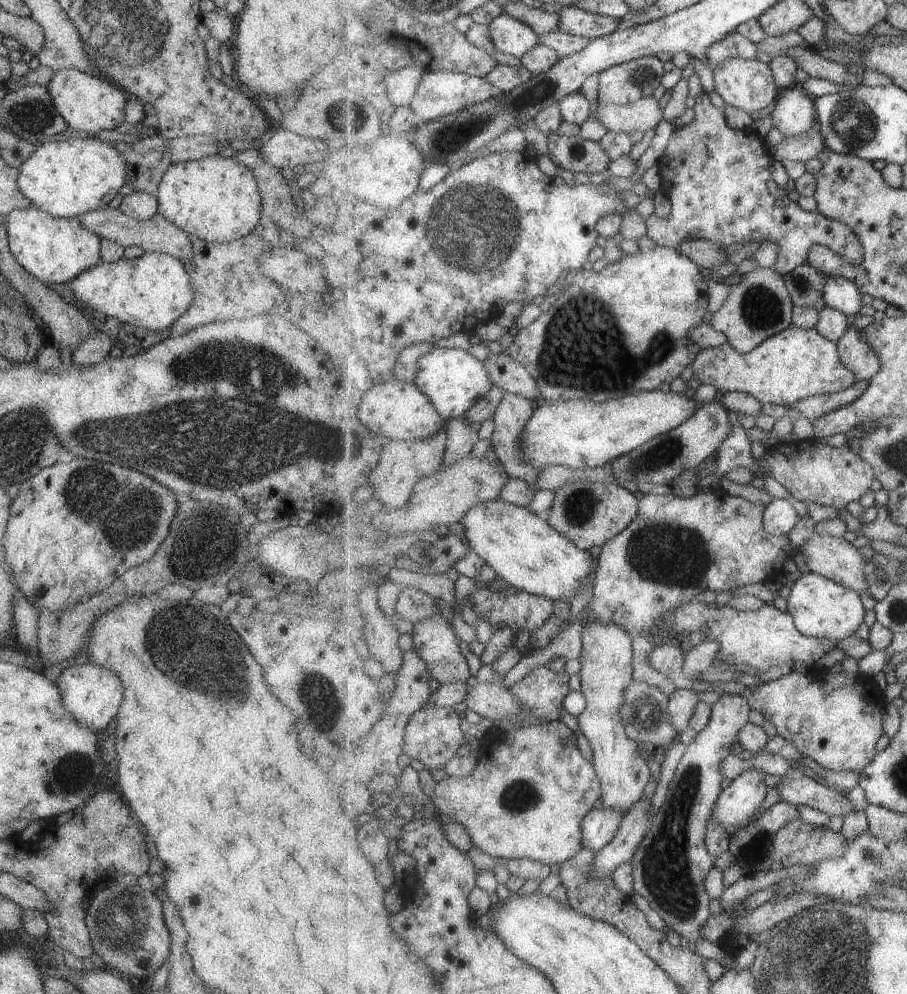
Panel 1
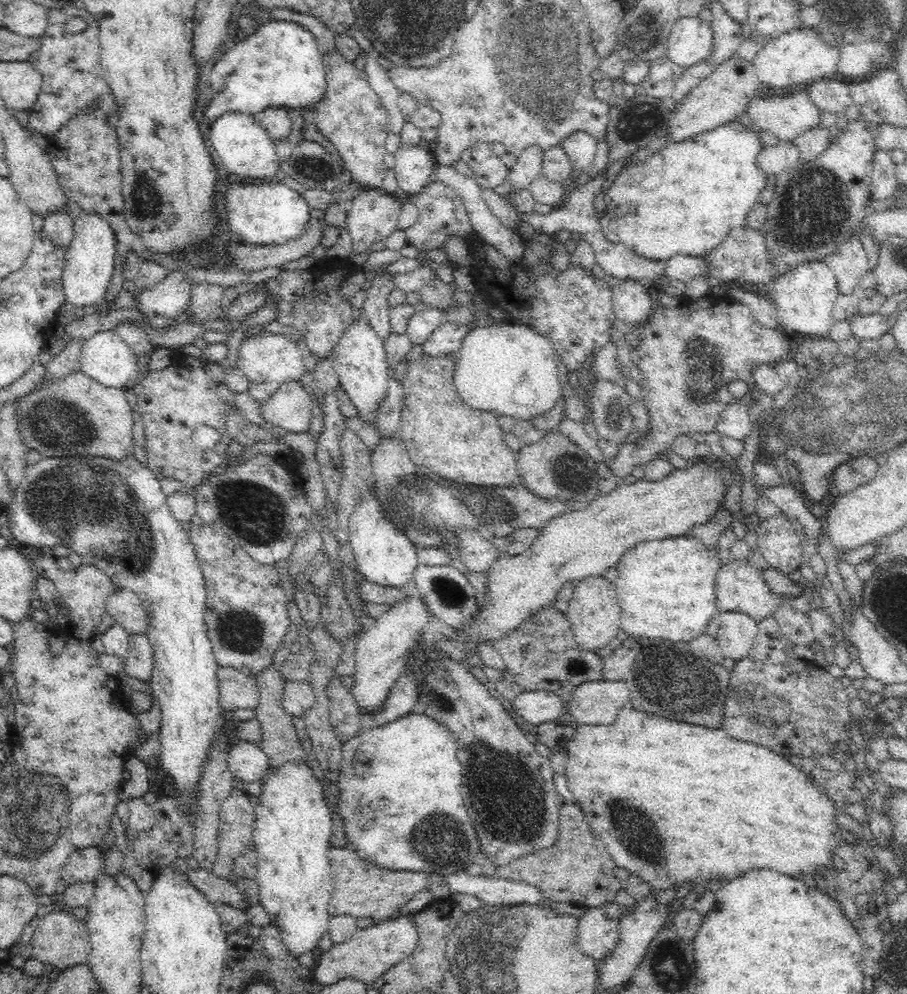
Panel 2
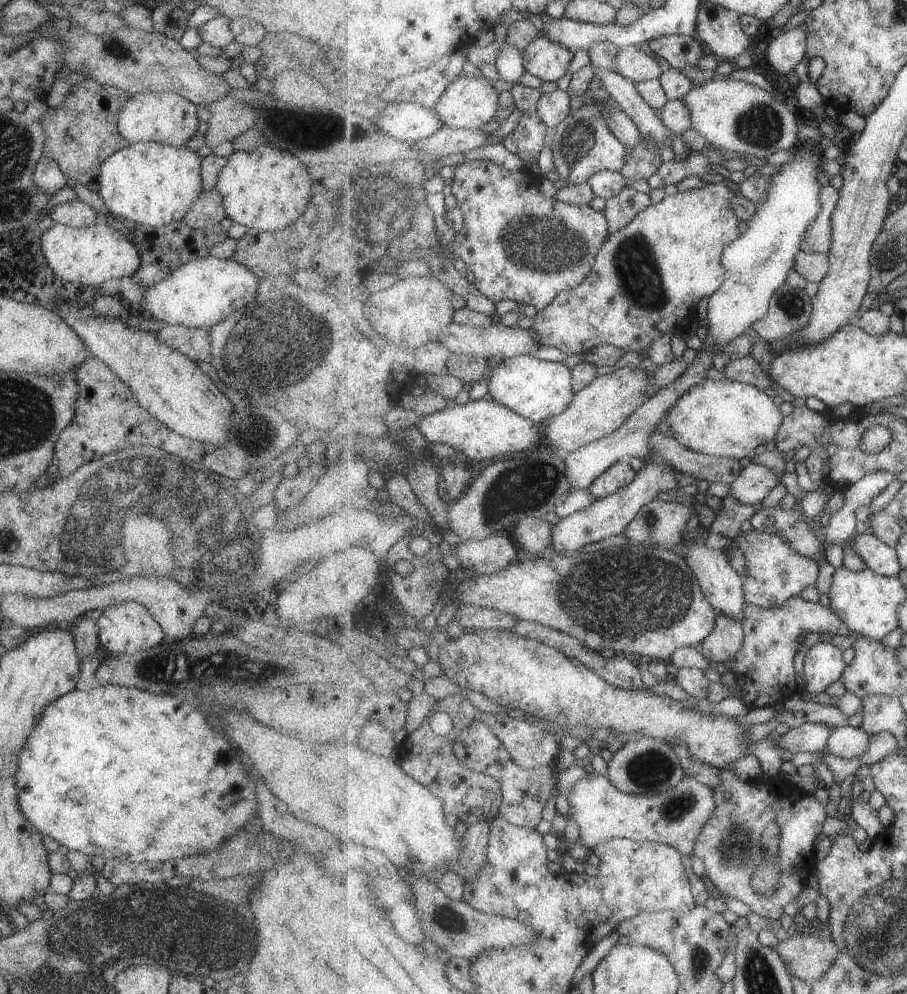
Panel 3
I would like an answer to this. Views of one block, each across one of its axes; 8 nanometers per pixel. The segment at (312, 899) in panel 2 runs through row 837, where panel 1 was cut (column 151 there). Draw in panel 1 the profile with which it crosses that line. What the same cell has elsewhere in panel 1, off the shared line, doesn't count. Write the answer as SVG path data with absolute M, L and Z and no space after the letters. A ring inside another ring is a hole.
M158 252L143 253L114 263L99 263L67 283L75 298L84 307L143 330L161 332L187 312L193 304L193 286L183 262L171 255Z

